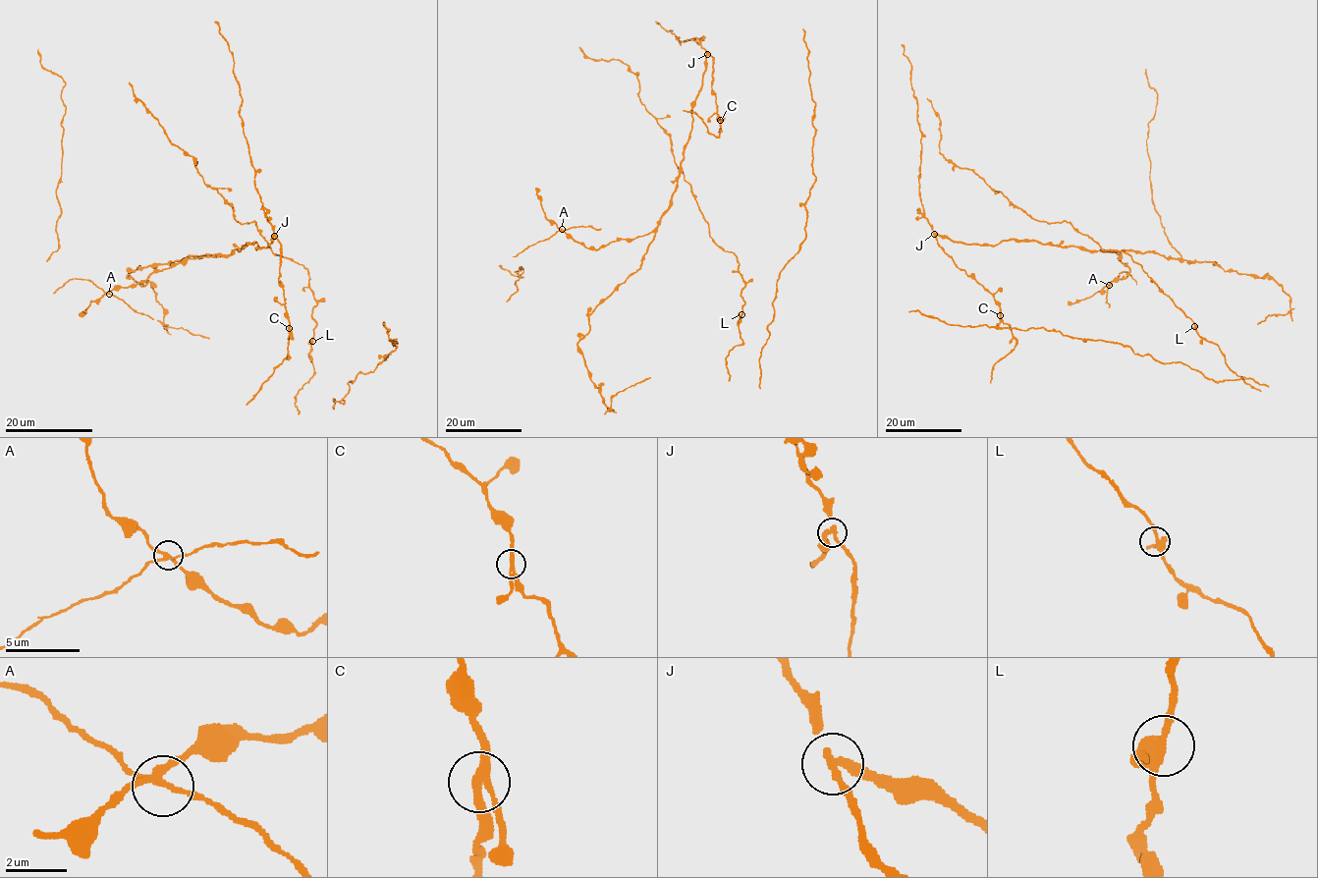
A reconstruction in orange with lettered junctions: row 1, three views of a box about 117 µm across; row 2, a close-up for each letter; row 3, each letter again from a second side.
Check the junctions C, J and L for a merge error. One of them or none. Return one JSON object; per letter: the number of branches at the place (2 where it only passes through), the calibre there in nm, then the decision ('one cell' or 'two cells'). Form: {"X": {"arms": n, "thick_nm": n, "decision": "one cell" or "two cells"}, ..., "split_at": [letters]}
{"C": {"arms": 3, "thick_nm": 240, "decision": "one cell"}, "J": {"arms": 3, "thick_nm": 240, "decision": "two cells"}, "L": {"arms": 3, "thick_nm": 320, "decision": "one cell"}, "split_at": ["J"]}

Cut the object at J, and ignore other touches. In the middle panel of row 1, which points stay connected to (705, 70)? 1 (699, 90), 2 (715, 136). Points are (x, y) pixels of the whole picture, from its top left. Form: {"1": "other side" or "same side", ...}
{"1": "same side", "2": "other side"}

